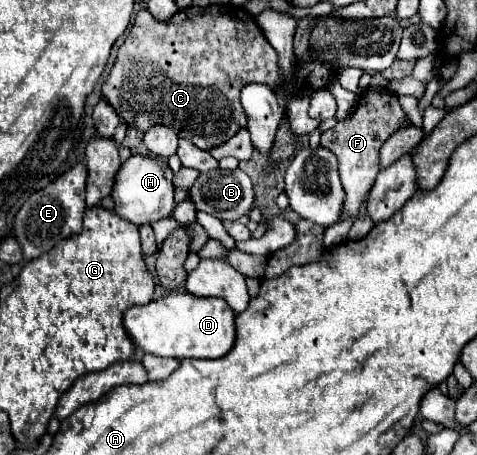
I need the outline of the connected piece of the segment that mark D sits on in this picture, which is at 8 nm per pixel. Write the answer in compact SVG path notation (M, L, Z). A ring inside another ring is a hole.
M170 291L146 305L134 305L124 315L124 327L144 353L176 359L218 359L224 357L236 341L236 313L218 297L196 297L188 291Z

